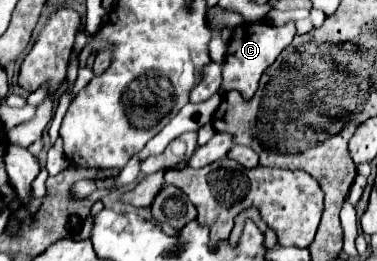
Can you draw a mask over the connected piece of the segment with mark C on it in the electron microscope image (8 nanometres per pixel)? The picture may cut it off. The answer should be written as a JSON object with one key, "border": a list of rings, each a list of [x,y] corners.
{"border":[[[258,20],[258,22],[244,22],[240,26],[234,28],[232,38],[228,42],[228,52],[226,58],[222,62],[222,84],[220,84],[220,92],[226,94],[230,90],[238,90],[242,94],[242,98],[250,100],[254,96],[254,90],[258,88],[258,80],[262,76],[262,72],[278,58],[278,54],[290,46],[292,38],[296,36],[296,22],[288,20],[282,26],[274,26],[268,24],[266,20]]]}

